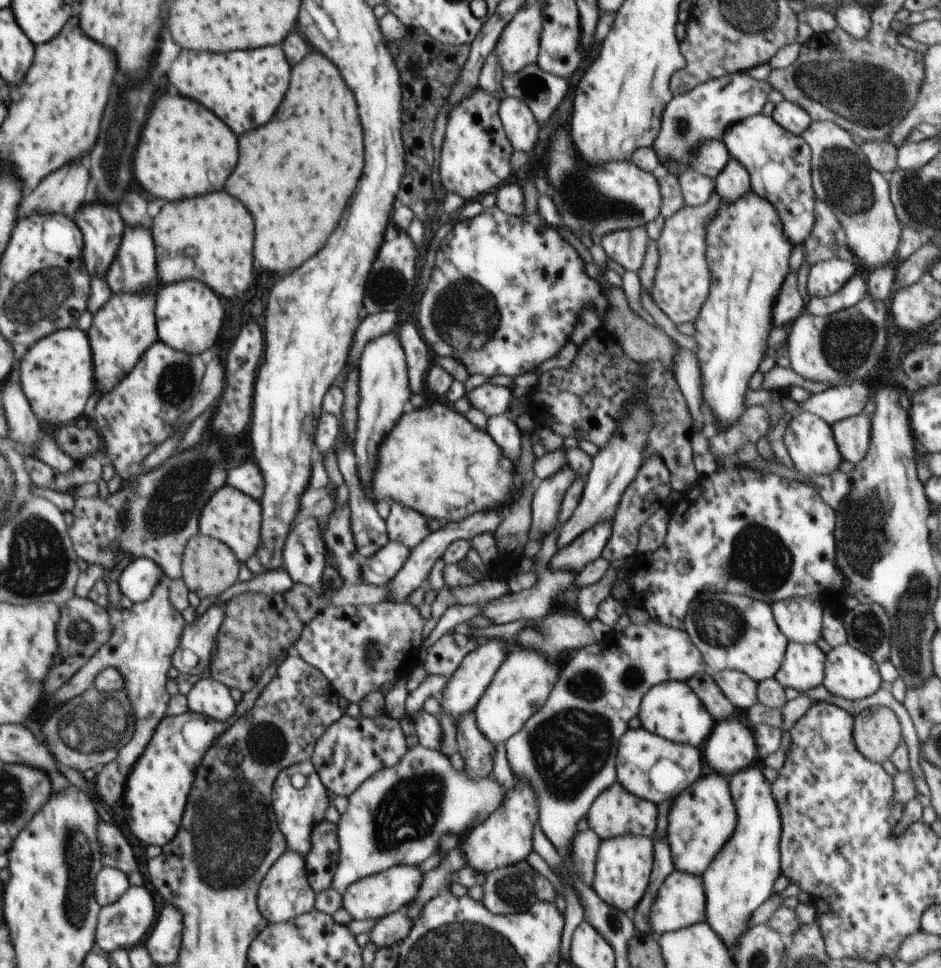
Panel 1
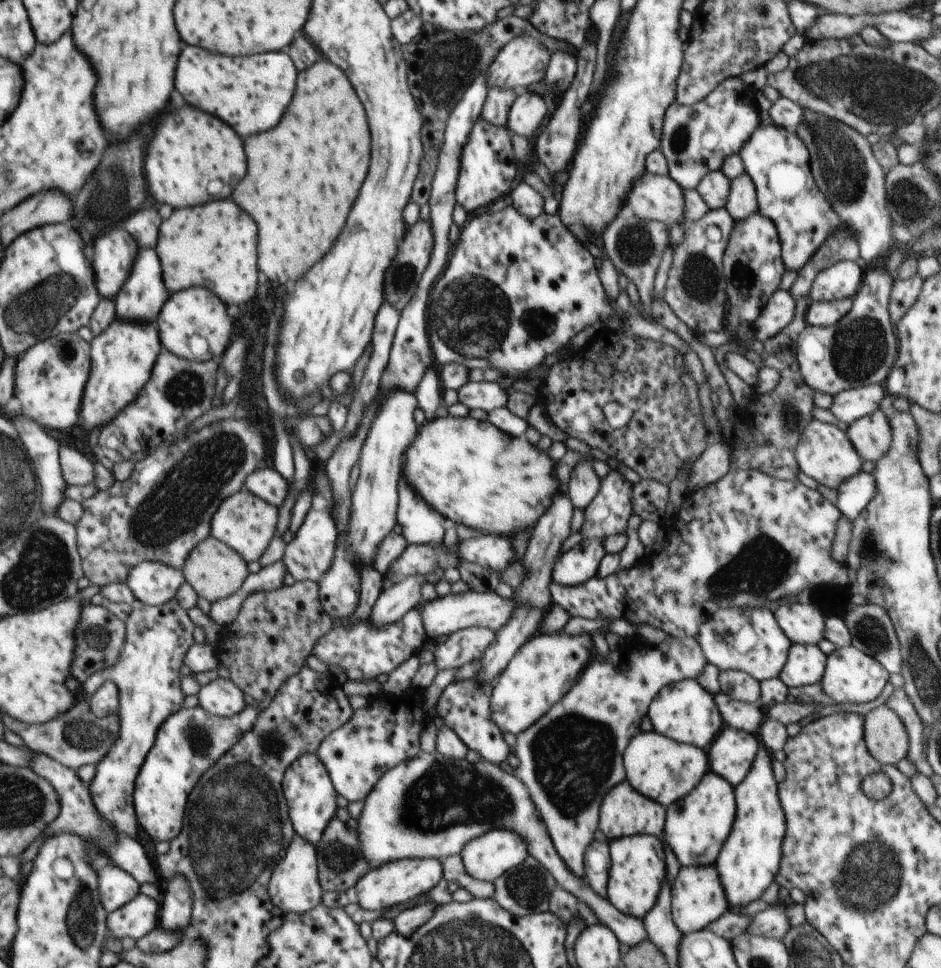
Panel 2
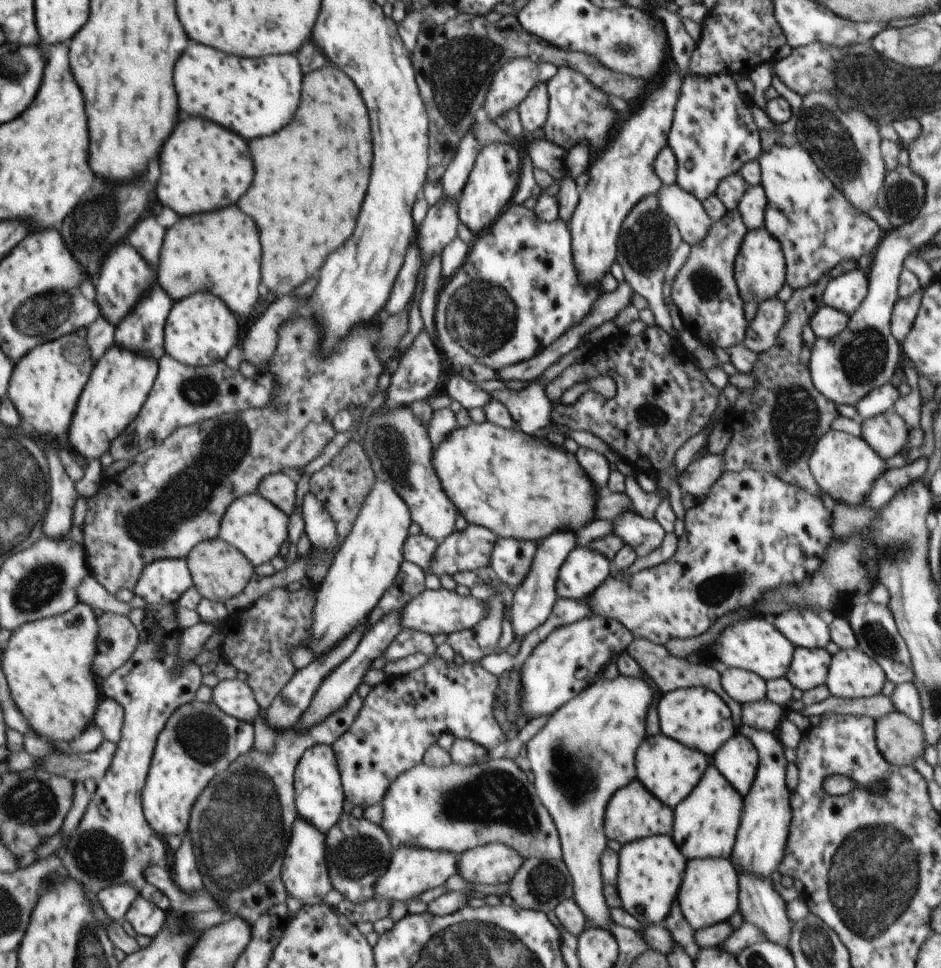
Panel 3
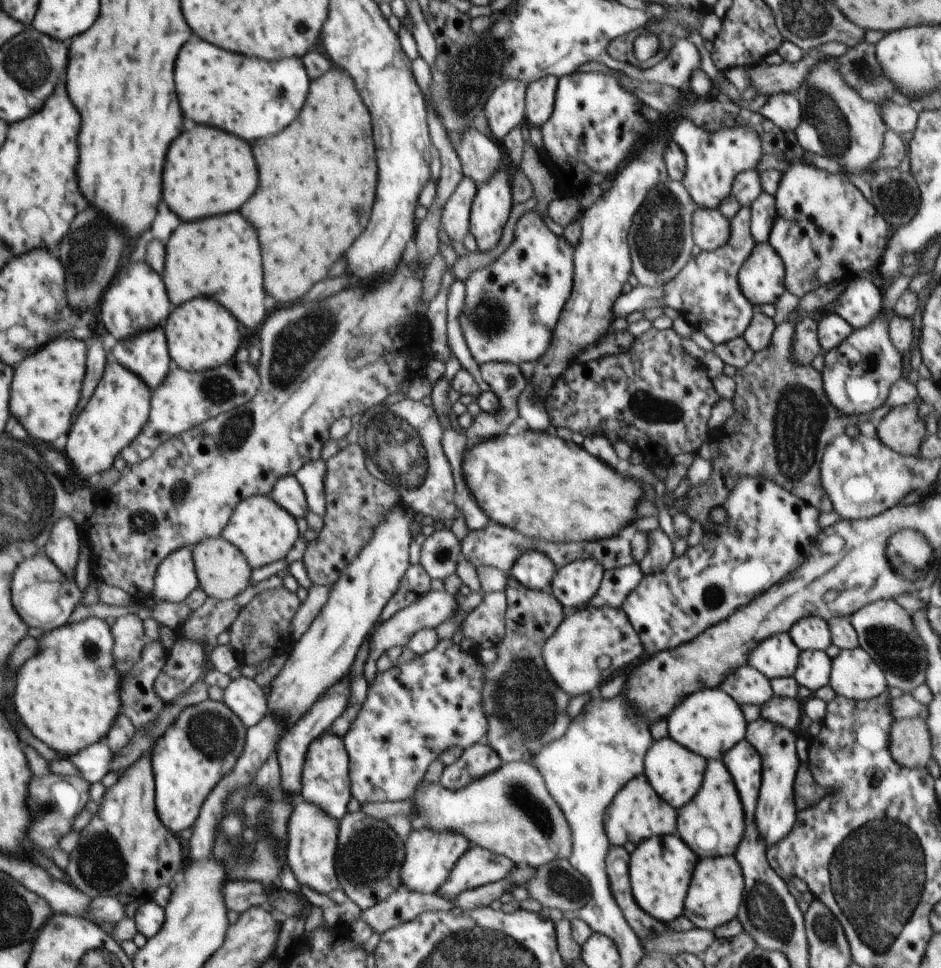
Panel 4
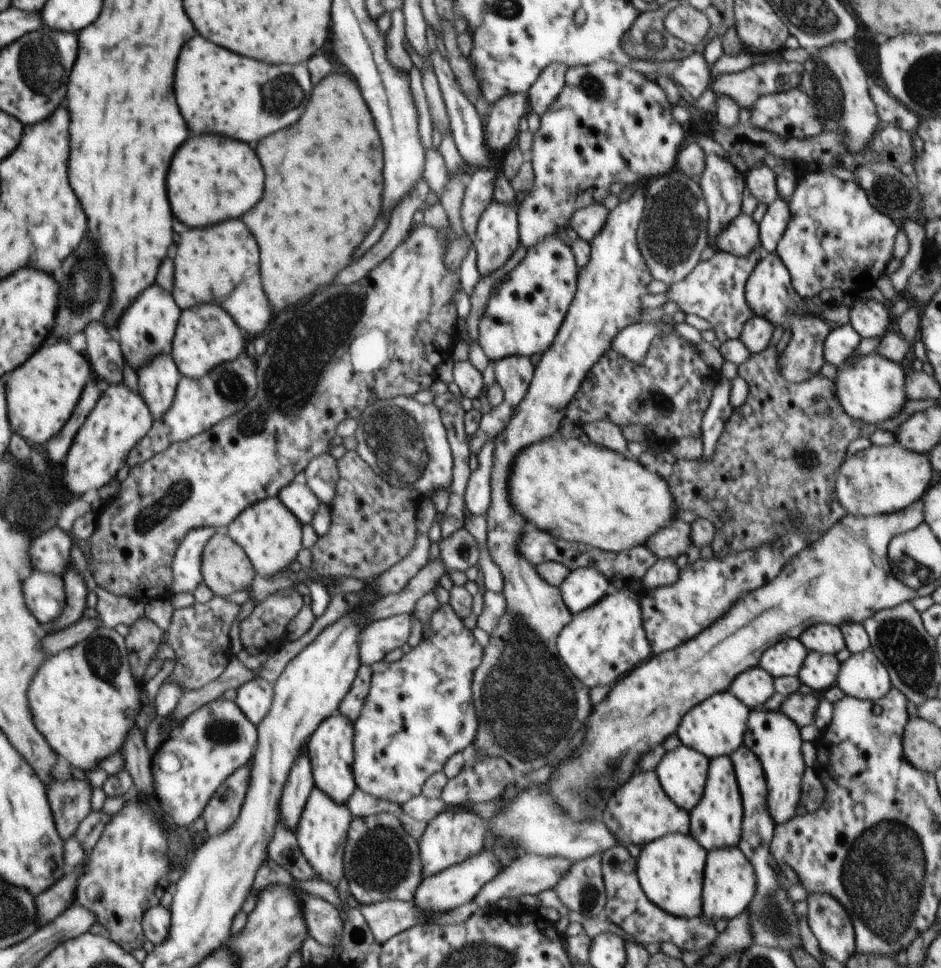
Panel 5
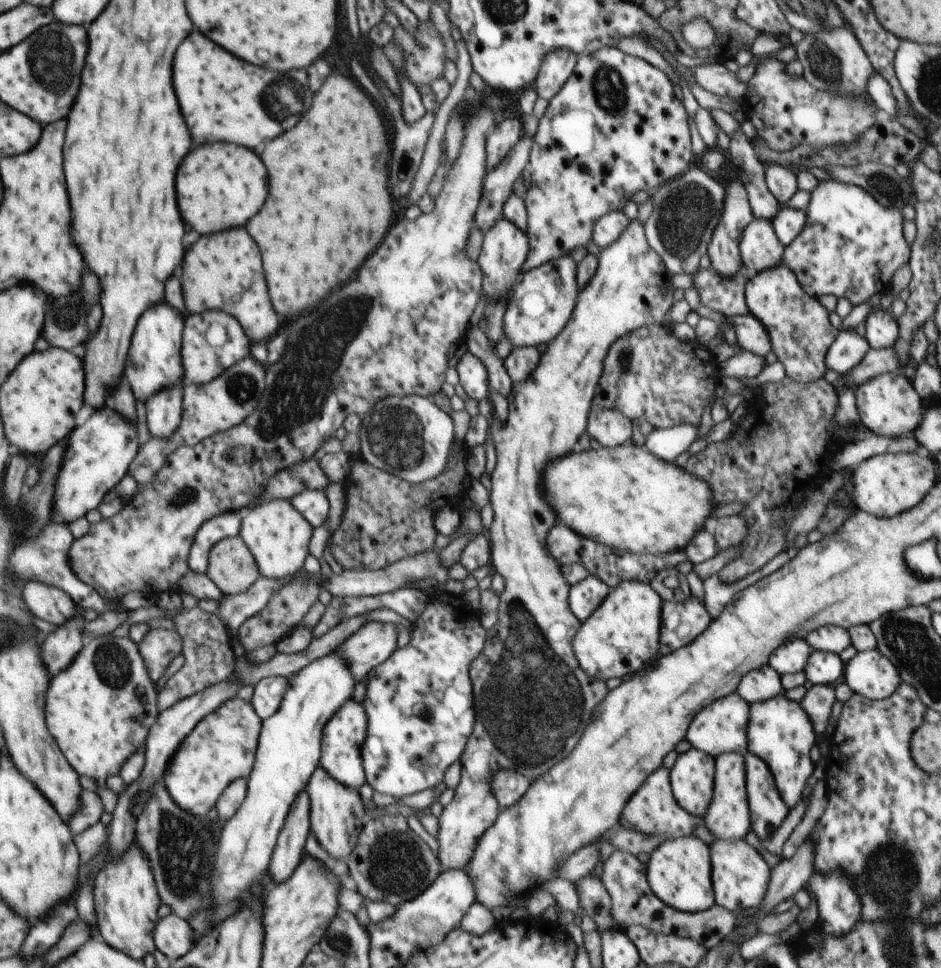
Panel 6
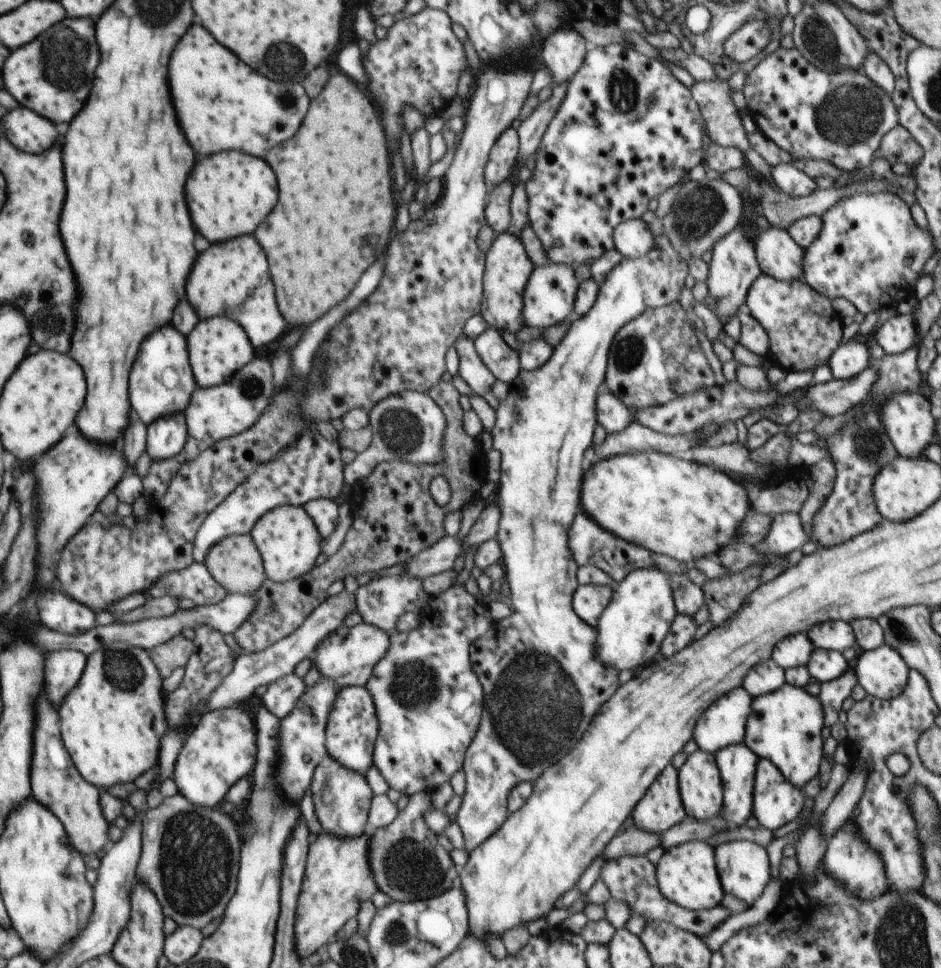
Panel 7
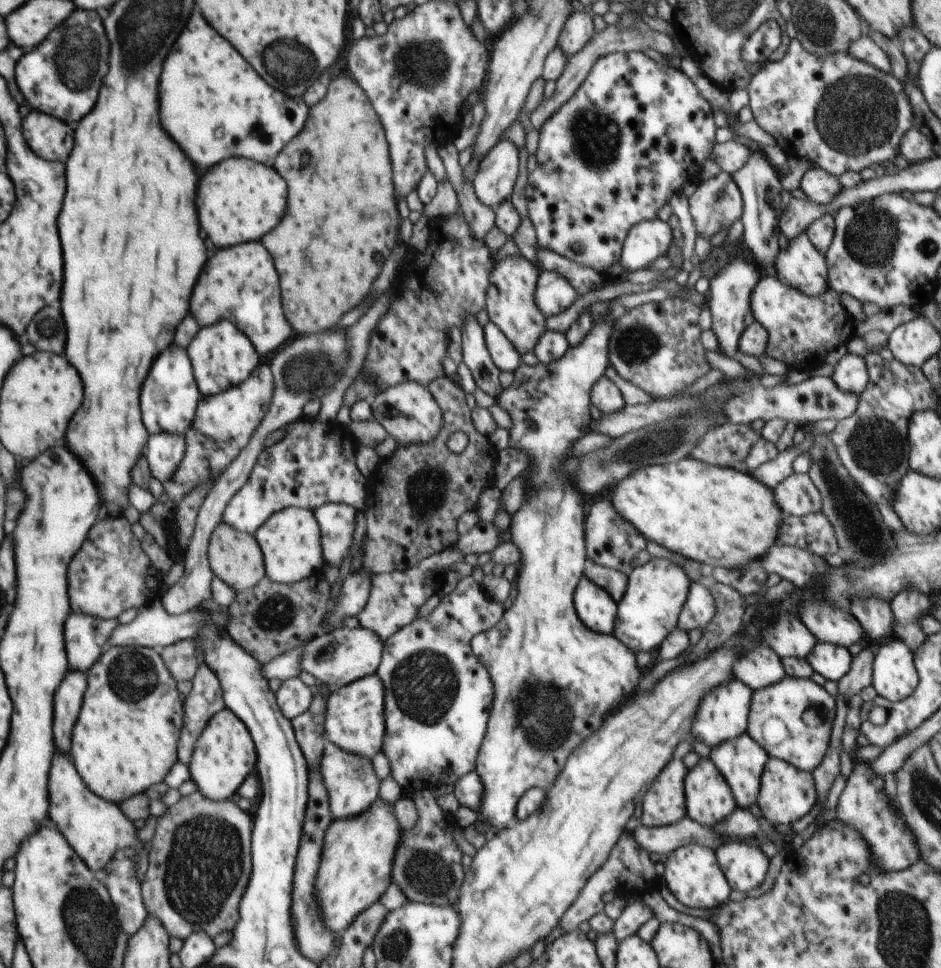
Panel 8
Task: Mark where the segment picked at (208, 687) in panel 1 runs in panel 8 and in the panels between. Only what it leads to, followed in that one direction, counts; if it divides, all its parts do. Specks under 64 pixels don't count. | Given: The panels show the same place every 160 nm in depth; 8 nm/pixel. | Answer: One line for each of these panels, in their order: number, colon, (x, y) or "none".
2: (221, 697)
3: (235, 697)
4: (243, 696)
5: (254, 698)
6: (268, 694)
7: (282, 695)
8: (294, 697)

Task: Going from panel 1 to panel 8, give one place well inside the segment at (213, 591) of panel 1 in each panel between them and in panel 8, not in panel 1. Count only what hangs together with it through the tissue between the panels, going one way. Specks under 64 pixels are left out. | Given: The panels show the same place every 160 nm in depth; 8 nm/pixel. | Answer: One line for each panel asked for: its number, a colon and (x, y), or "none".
2: (215, 570)
3: (219, 571)
4: (223, 573)
5: (226, 568)
6: (232, 567)
7: (234, 562)
8: (235, 557)

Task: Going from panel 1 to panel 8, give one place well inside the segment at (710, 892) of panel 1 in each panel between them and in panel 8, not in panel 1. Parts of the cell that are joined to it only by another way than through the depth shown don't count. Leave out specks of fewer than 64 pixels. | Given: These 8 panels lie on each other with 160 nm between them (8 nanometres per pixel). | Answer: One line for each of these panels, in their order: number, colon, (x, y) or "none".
2: (750, 858)
3: (764, 827)
4: (775, 816)
5: (775, 738)
6: (779, 731)
7: (787, 726)
8: (792, 719)

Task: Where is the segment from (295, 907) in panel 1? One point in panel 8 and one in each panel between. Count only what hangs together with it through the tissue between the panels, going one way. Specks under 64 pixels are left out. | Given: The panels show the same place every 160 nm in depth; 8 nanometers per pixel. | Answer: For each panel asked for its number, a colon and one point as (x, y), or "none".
2: (294, 887)
3: (304, 872)
4: (312, 835)
5: (322, 833)
6: (337, 813)
7: (342, 797)
8: (353, 785)

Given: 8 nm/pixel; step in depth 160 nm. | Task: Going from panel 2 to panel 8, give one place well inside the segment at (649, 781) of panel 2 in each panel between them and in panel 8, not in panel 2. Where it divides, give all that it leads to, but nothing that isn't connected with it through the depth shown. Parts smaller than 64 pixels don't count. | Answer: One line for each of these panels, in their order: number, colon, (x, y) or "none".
3: (670, 771)
4: (676, 774)
5: (683, 771)
6: (692, 779)
7: (701, 787)
8: (709, 799)

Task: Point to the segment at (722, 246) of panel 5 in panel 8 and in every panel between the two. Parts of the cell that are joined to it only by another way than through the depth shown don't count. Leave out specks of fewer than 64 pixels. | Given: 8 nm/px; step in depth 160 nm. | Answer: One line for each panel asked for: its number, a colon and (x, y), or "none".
6: (761, 249)
7: (779, 255)
8: (801, 265)

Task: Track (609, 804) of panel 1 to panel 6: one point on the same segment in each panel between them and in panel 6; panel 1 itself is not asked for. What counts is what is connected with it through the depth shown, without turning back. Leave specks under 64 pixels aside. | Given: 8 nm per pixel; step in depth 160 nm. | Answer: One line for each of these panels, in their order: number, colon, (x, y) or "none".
2: (624, 812)
3: (633, 812)
4: (637, 813)
5: (641, 812)
6: (653, 810)

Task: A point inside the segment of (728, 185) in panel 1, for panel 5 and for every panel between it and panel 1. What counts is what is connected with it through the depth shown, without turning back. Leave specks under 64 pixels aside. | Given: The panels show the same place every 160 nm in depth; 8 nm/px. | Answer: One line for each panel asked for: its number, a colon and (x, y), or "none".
2: (742, 202)
3: (752, 206)
4: (763, 210)
5: (777, 216)

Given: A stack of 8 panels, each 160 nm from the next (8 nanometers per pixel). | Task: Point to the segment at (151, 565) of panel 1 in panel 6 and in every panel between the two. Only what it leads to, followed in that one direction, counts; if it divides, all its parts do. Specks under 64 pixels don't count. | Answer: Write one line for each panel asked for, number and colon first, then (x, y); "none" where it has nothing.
2: (153, 583)
3: (163, 582)
4: (176, 578)
5: (187, 575)
6: (228, 524)

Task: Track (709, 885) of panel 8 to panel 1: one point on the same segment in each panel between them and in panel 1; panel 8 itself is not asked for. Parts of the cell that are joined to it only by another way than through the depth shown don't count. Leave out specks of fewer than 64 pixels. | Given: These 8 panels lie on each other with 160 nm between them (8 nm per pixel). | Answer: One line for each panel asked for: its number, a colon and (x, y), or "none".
1: (623, 865)
2: (638, 868)
3: (651, 869)
4: (661, 868)
5: (670, 869)
6: (679, 872)
7: (686, 873)

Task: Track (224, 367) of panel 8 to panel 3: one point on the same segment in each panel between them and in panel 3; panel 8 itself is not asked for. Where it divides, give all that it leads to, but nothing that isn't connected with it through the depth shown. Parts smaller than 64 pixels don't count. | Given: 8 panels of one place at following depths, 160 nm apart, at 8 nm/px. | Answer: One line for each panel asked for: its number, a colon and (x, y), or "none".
3: (201, 331)
4: (202, 334)
5: (207, 336)
6: (213, 341)
7: (219, 346)

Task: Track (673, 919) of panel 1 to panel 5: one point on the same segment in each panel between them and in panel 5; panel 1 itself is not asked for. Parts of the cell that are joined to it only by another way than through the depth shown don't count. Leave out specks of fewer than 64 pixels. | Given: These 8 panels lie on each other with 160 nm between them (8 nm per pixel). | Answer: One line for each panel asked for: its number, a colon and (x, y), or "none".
2: (698, 897)
3: (708, 895)
4: (716, 889)
5: (729, 884)

